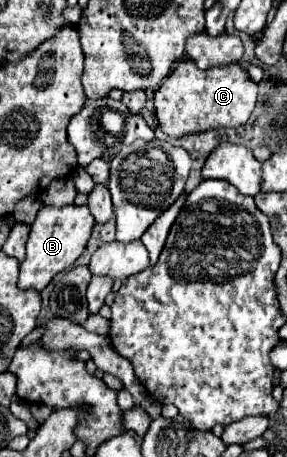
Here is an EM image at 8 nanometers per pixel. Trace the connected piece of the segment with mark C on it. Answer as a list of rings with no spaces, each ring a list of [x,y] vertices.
[[[180,59],[168,79],[164,79],[154,93],[154,109],[162,131],[170,137],[182,137],[216,127],[244,125],[256,107],[256,99],[258,83],[250,79],[248,71],[240,63],[200,71],[200,67],[194,67],[192,59]]]

